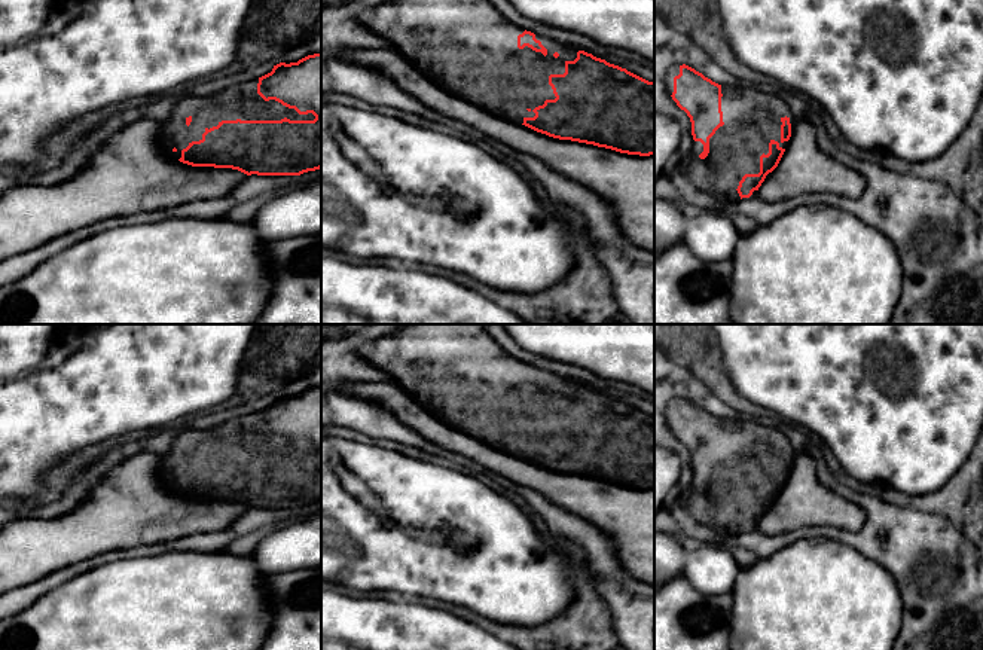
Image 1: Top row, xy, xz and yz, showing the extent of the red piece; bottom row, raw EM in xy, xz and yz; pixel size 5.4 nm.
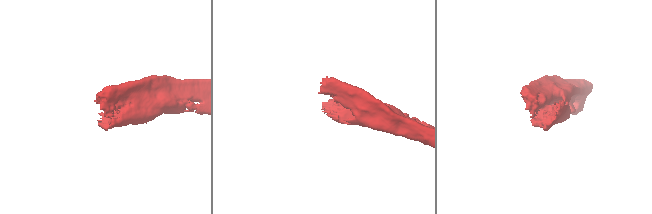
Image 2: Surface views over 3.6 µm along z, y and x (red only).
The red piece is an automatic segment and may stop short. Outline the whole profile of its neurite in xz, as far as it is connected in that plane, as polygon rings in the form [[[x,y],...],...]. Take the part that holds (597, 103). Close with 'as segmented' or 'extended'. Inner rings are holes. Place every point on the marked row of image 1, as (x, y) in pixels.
[[[394,0],[367,13],[363,22],[376,36],[387,39],[400,57],[443,91],[497,118],[559,140],[593,144],[628,155],[654,155],[654,82],[584,51],[526,31],[504,18],[489,0]]]; extended

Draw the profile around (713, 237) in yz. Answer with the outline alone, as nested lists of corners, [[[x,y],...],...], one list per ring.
[[[715,211],[687,219],[683,242],[705,262],[729,260],[741,238],[733,219]]]

